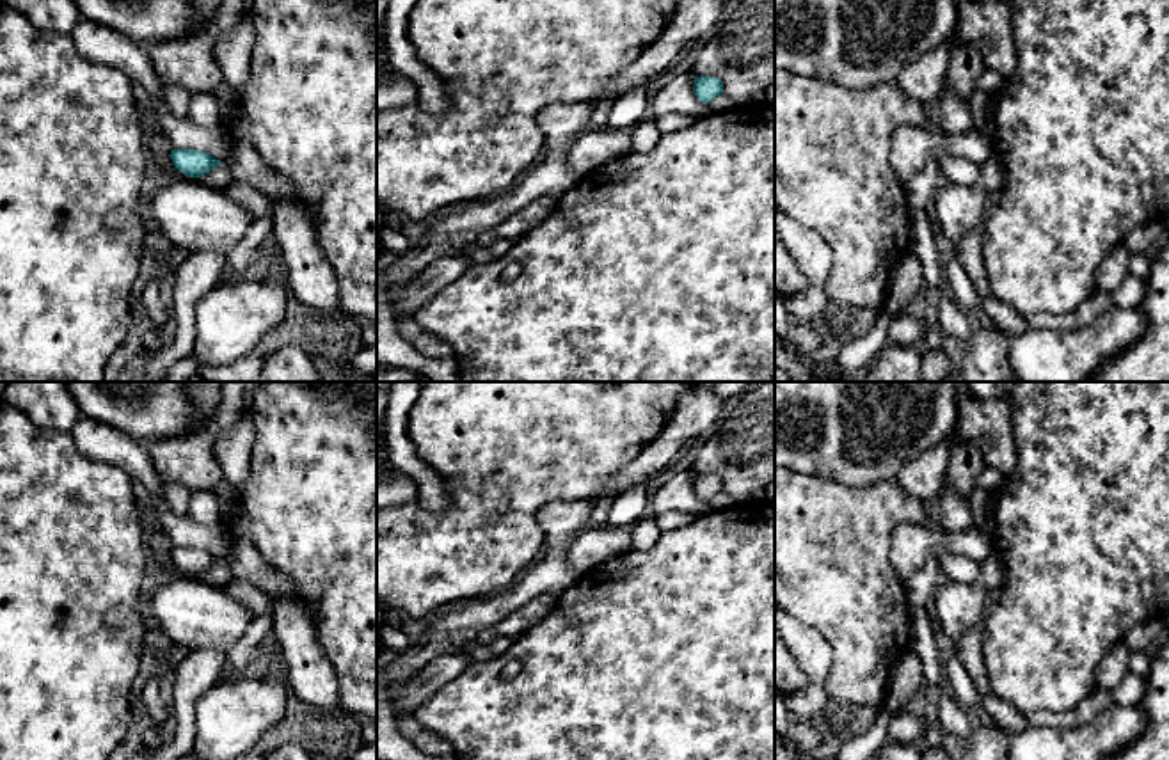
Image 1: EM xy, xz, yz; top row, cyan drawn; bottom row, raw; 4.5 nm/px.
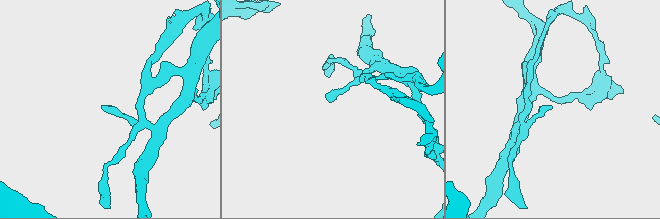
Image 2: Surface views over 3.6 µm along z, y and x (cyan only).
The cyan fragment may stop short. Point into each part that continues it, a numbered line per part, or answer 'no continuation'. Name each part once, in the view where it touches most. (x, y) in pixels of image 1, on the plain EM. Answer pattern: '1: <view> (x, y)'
no continuation

